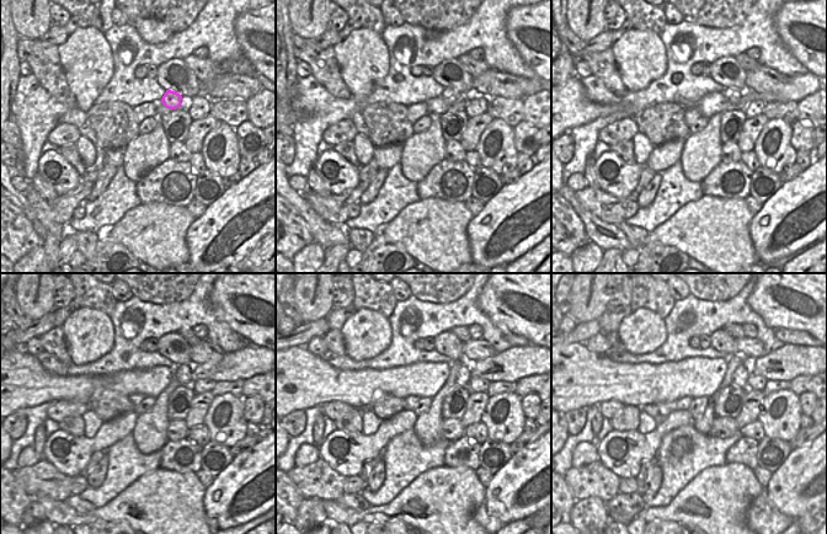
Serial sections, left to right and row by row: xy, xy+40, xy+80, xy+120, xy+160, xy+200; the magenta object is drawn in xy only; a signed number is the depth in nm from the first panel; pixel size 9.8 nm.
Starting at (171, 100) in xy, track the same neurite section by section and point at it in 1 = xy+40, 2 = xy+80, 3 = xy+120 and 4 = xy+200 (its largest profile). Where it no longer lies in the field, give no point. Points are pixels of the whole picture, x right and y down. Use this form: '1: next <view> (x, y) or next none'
1: next xy+40 (449, 96)
2: next xy+80 (734, 95)
3: next xy+120 (183, 373)
4: next xy+200 (740, 378)

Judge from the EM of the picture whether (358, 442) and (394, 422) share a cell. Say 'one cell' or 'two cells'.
one cell

